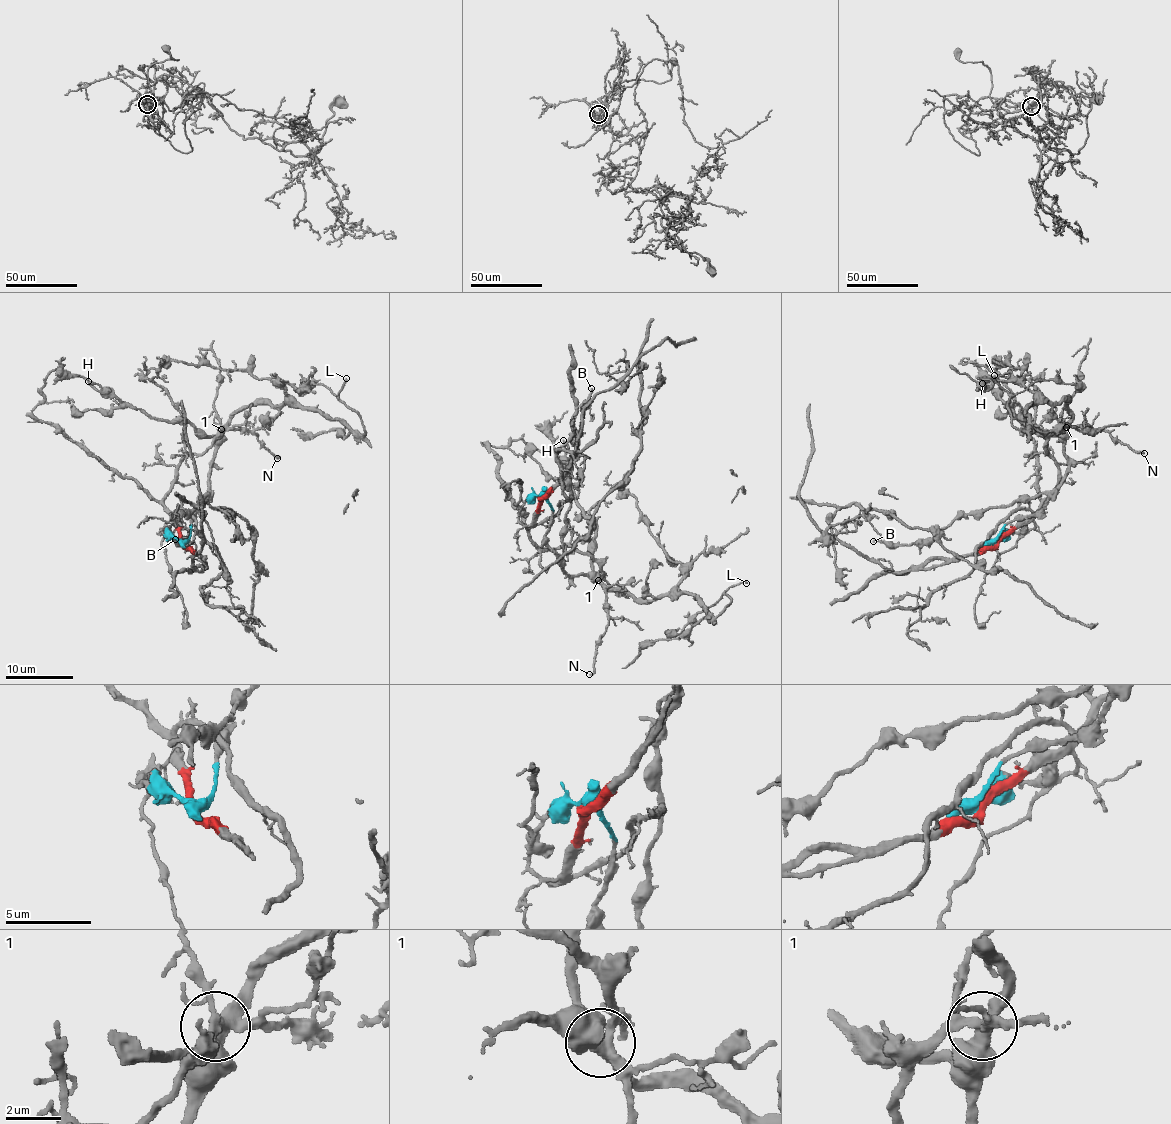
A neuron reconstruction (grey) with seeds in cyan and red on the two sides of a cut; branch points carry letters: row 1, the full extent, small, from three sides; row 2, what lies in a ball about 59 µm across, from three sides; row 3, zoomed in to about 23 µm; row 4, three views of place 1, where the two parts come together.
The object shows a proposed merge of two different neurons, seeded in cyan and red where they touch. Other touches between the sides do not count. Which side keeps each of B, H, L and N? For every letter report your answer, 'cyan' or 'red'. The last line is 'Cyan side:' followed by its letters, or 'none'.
B: cyan
H: cyan
L: cyan
N: red
Cyan side: B, H, L

